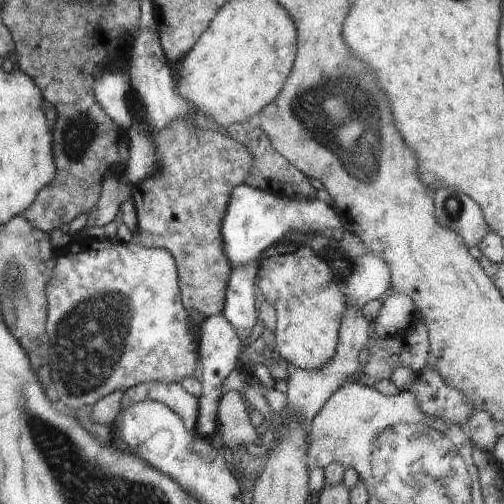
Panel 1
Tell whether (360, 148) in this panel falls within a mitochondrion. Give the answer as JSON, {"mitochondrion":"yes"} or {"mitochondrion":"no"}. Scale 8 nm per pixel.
{"mitochondrion":"yes"}

